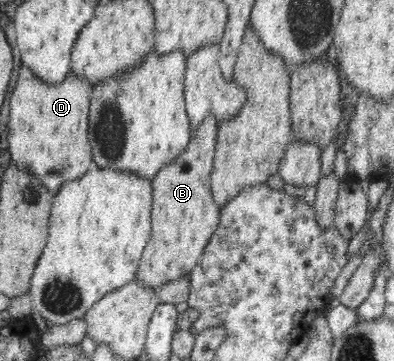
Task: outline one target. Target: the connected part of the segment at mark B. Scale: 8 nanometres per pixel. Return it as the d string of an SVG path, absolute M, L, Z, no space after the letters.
M212 114L199 124L197 130L191 131L191 140L181 156L175 158L175 162L164 167L152 180L152 232L143 248L141 260L136 272L136 279L144 286L150 286L154 290L169 284L171 280L190 276L193 268L197 266L201 252L205 250L212 234L220 221L220 207L214 203L211 194L210 178L214 164L218 123Z

